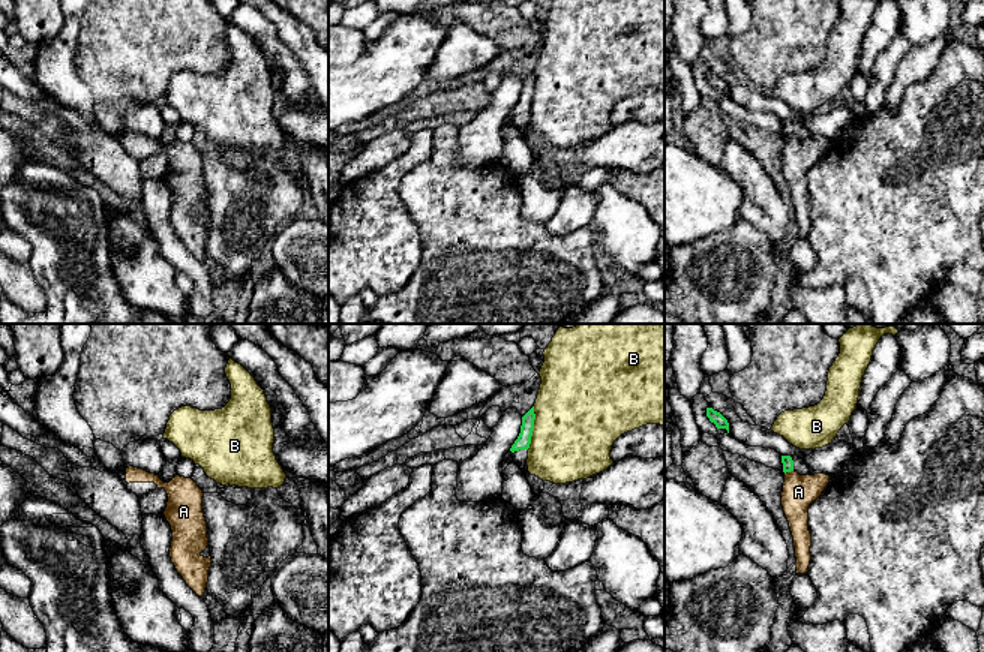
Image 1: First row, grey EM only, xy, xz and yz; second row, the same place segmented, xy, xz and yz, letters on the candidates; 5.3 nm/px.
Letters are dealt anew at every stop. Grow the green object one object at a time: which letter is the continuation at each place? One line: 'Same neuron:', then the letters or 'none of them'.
Same neuron: none of them

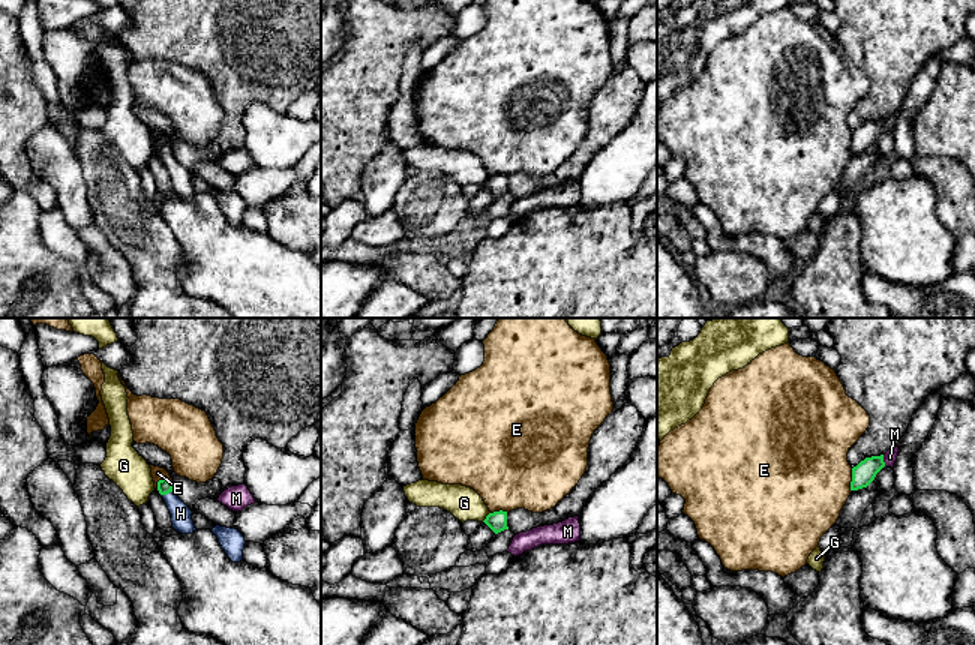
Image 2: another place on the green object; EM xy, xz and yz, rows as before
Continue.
Same neuron: H

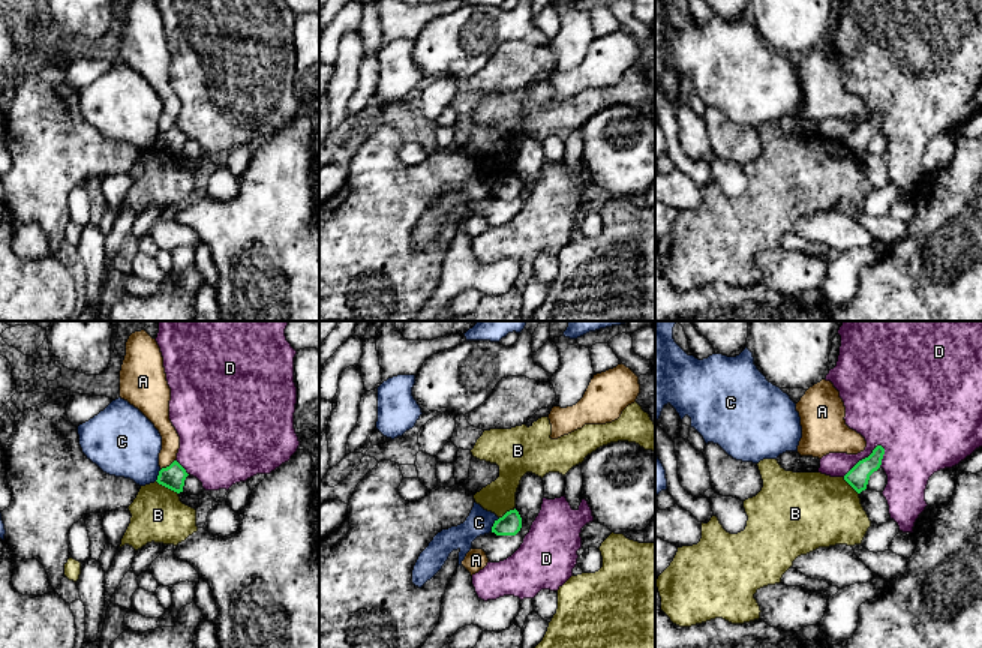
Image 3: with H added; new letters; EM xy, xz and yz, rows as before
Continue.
Same neuron: none of them

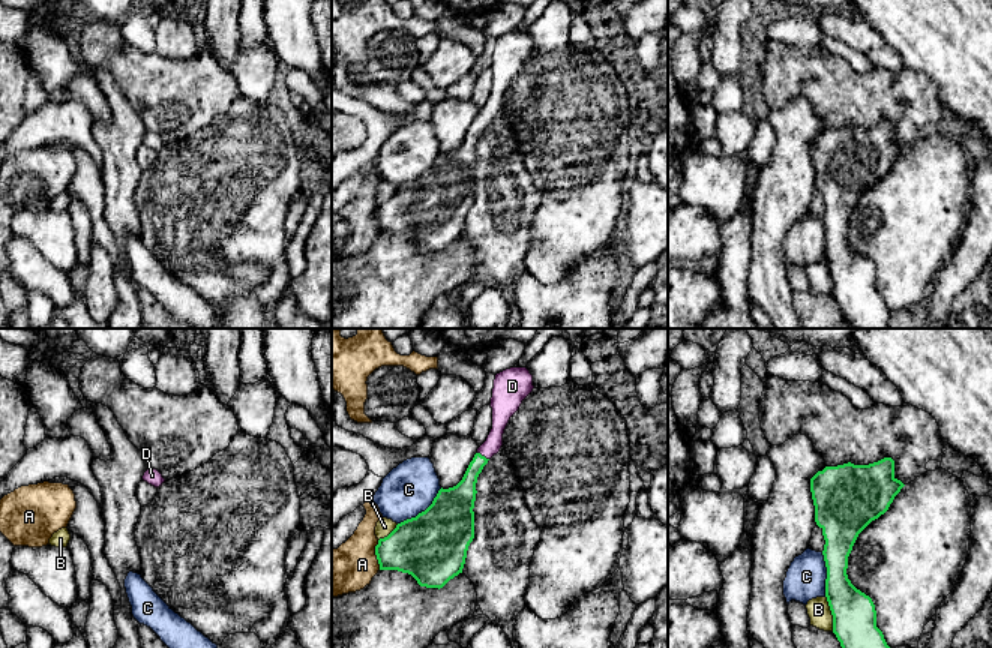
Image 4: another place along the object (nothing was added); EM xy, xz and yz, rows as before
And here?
Same neuron: D

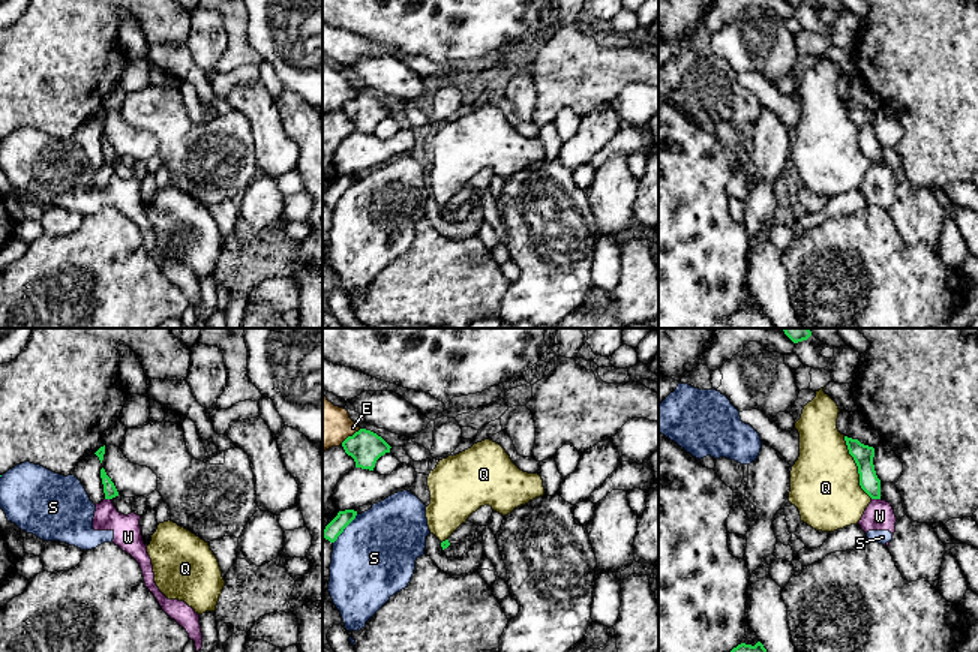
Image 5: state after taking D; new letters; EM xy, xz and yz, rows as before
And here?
Same neuron: none of them

